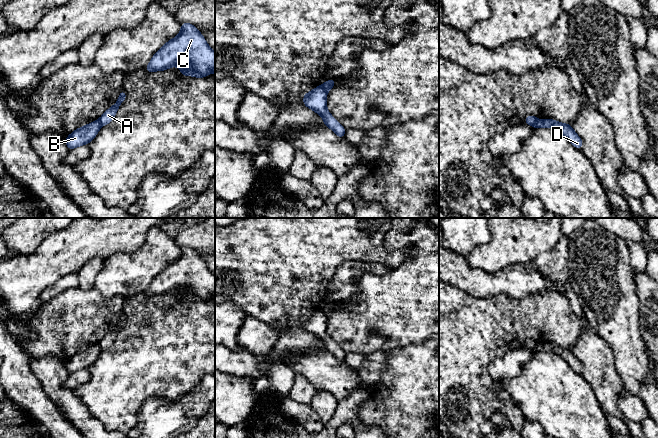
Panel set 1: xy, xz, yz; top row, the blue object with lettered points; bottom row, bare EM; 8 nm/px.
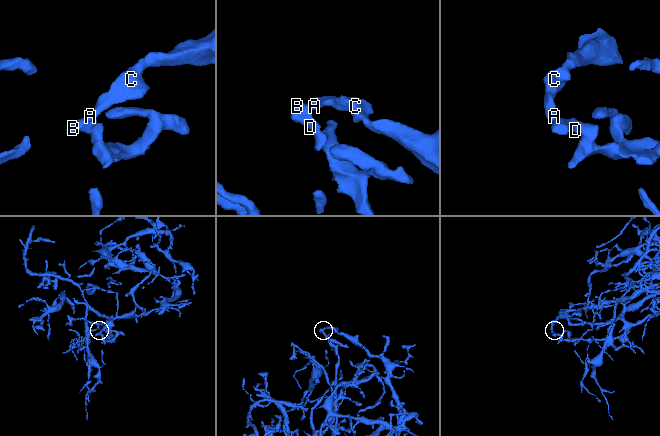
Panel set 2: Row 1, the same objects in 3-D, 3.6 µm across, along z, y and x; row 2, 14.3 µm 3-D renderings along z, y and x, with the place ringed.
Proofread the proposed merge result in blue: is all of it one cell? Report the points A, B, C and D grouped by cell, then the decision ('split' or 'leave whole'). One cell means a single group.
A C / B D | split

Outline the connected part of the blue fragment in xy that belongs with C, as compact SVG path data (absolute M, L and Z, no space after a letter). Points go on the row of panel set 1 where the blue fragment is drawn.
M181 23L180 33L154 54L144 70L164 71L173 66L180 68L181 75L195 78L215 73L215 52L193 24Z

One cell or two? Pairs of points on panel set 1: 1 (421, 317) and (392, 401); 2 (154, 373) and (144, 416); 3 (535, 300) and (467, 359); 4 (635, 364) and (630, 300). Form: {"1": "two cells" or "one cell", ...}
{"1": "two cells", "2": "two cells", "3": "one cell", "4": "one cell"}

